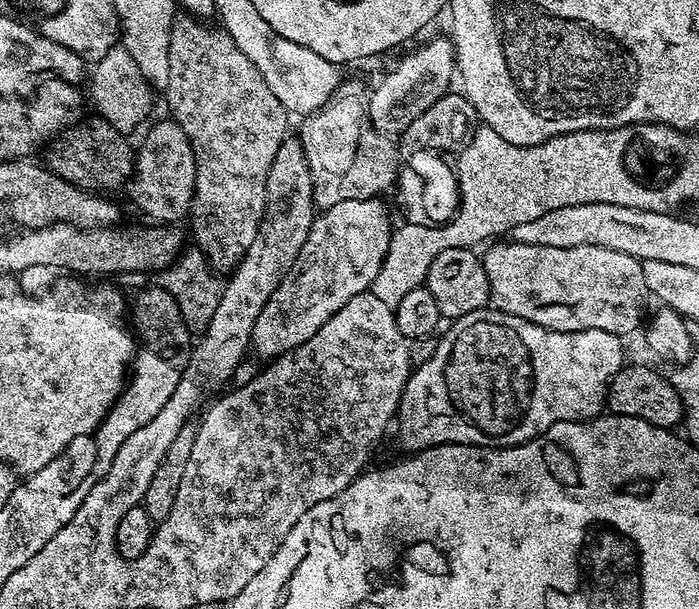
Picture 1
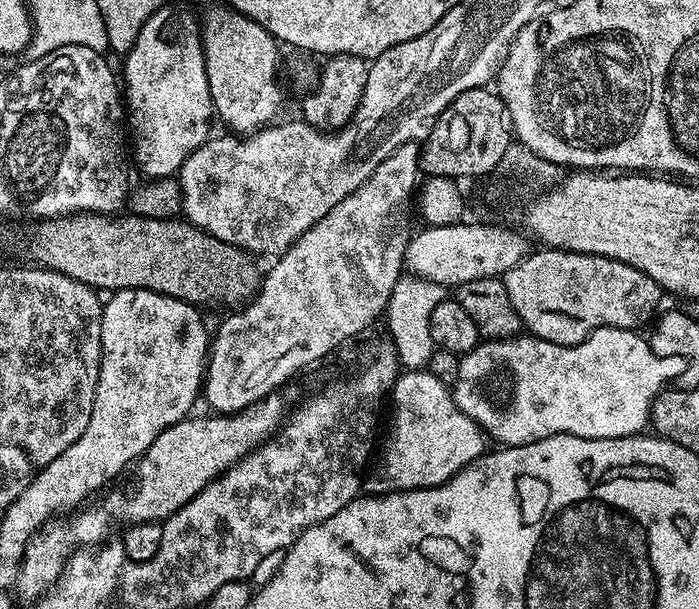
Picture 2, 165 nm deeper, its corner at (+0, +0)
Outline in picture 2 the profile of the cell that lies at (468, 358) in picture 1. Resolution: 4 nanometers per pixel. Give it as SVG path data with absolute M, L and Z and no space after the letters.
M599 328L576 344L546 342L531 334L517 334L502 340L485 339L483 342L477 343L476 347L471 348L469 352L463 353L455 365L454 381L456 380L456 388L454 384L454 399L456 405L471 420L476 421L491 439L493 436L498 442L497 445L500 446L515 446L538 442L542 438L556 436L559 432L565 432L578 438L586 438L589 442L594 442L598 438L622 438L623 436L635 436L643 433L650 424L650 411L653 400L661 392L665 391L667 384L664 383L667 380L669 383L677 375L680 369L680 360L676 357L656 357L651 352L649 341L643 335L640 337L640 334L639 331L630 328Z

